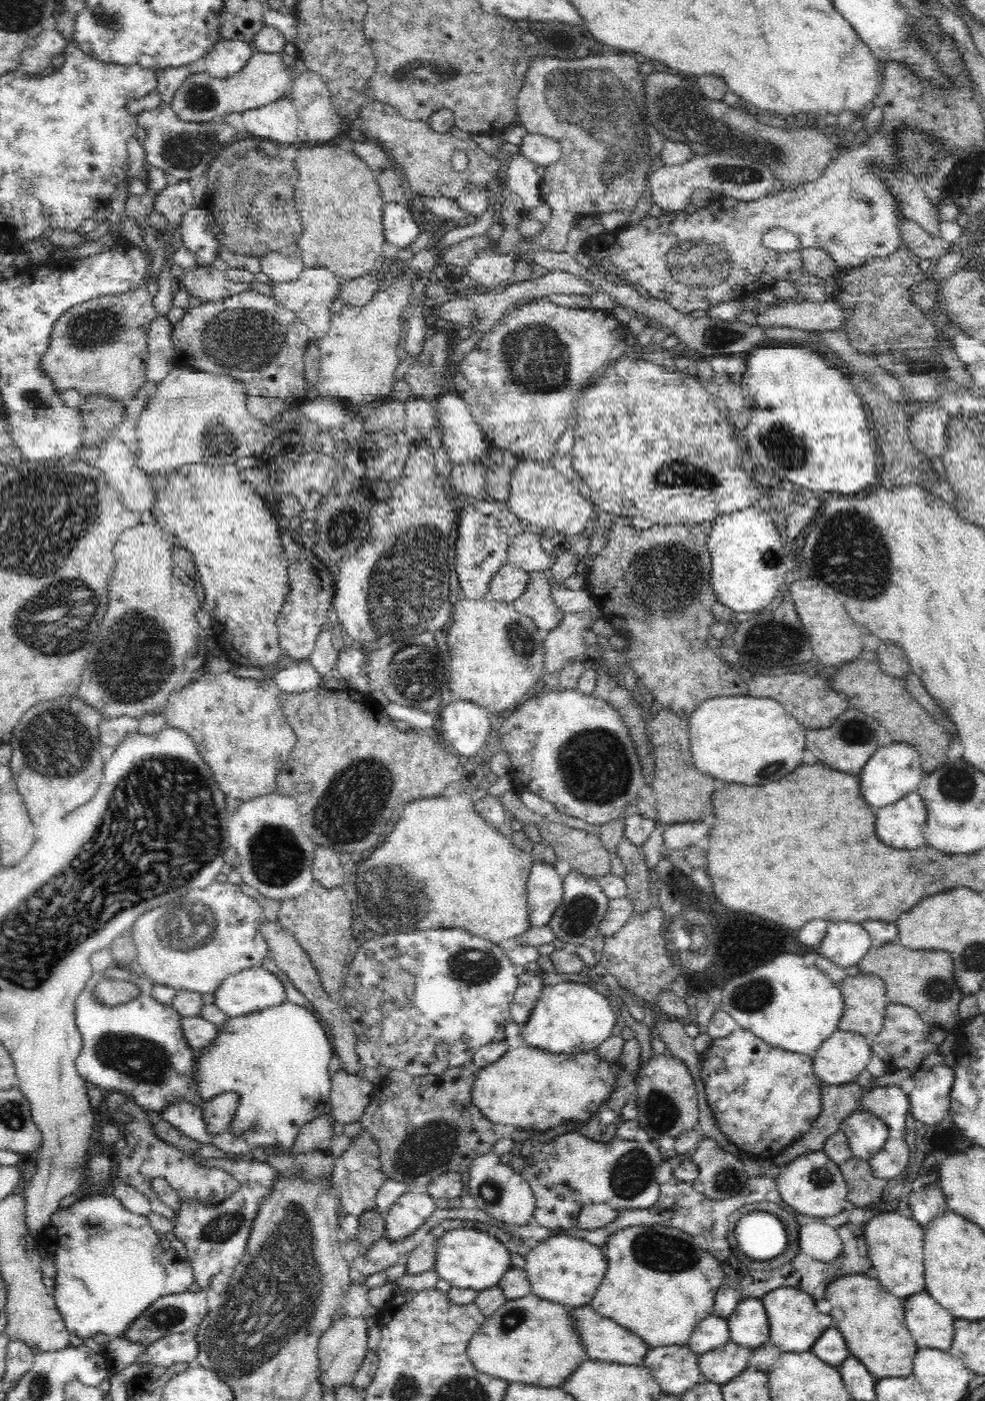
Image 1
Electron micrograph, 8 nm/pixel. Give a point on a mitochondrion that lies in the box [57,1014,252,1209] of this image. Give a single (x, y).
(142, 1060)

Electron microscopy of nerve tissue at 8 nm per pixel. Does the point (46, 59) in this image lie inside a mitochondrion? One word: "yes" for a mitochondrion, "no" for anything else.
no

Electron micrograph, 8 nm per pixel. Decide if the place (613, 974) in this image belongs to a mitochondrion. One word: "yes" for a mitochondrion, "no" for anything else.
no

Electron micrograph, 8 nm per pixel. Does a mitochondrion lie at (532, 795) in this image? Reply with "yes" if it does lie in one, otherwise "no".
no

